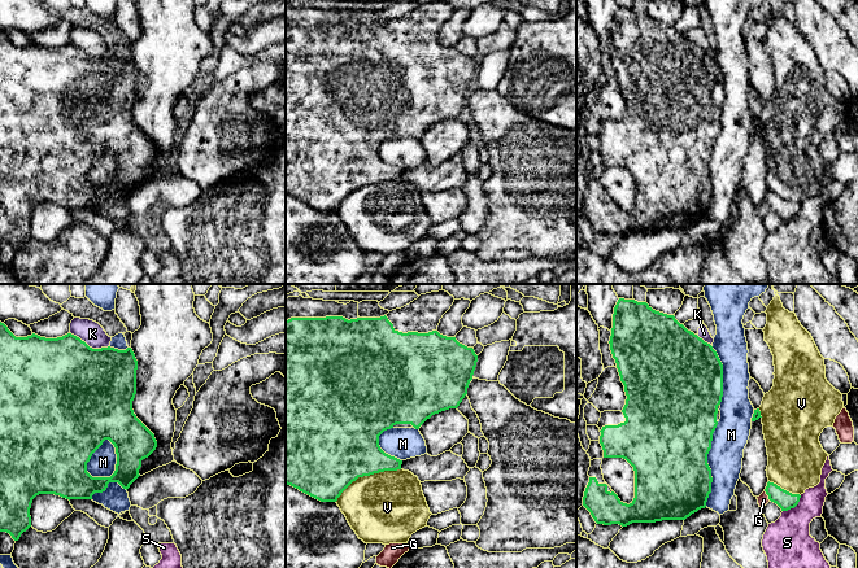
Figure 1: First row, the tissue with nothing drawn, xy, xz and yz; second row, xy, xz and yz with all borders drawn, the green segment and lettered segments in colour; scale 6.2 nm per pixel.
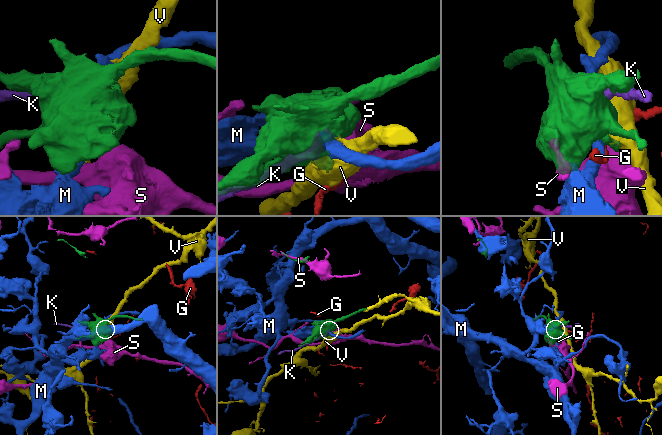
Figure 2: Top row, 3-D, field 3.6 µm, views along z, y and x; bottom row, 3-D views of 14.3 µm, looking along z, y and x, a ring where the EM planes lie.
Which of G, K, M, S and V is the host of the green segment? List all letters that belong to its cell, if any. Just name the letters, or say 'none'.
none

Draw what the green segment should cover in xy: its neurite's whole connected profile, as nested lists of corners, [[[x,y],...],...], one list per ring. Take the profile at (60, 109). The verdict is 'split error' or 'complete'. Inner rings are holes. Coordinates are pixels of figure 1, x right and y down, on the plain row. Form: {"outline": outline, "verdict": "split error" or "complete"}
{"outline": [[[0,31],[0,241],[18,250],[31,236],[30,218],[39,204],[55,204],[69,210],[92,209],[95,202],[105,201],[109,192],[118,192],[127,200],[140,185],[141,170],[156,160],[157,150],[132,119],[136,79],[138,70],[131,57],[92,58],[71,43],[57,48],[35,43],[16,47]],[[105,149],[116,157],[116,180],[110,187],[92,187],[87,172]]], "verdict": "complete"}

